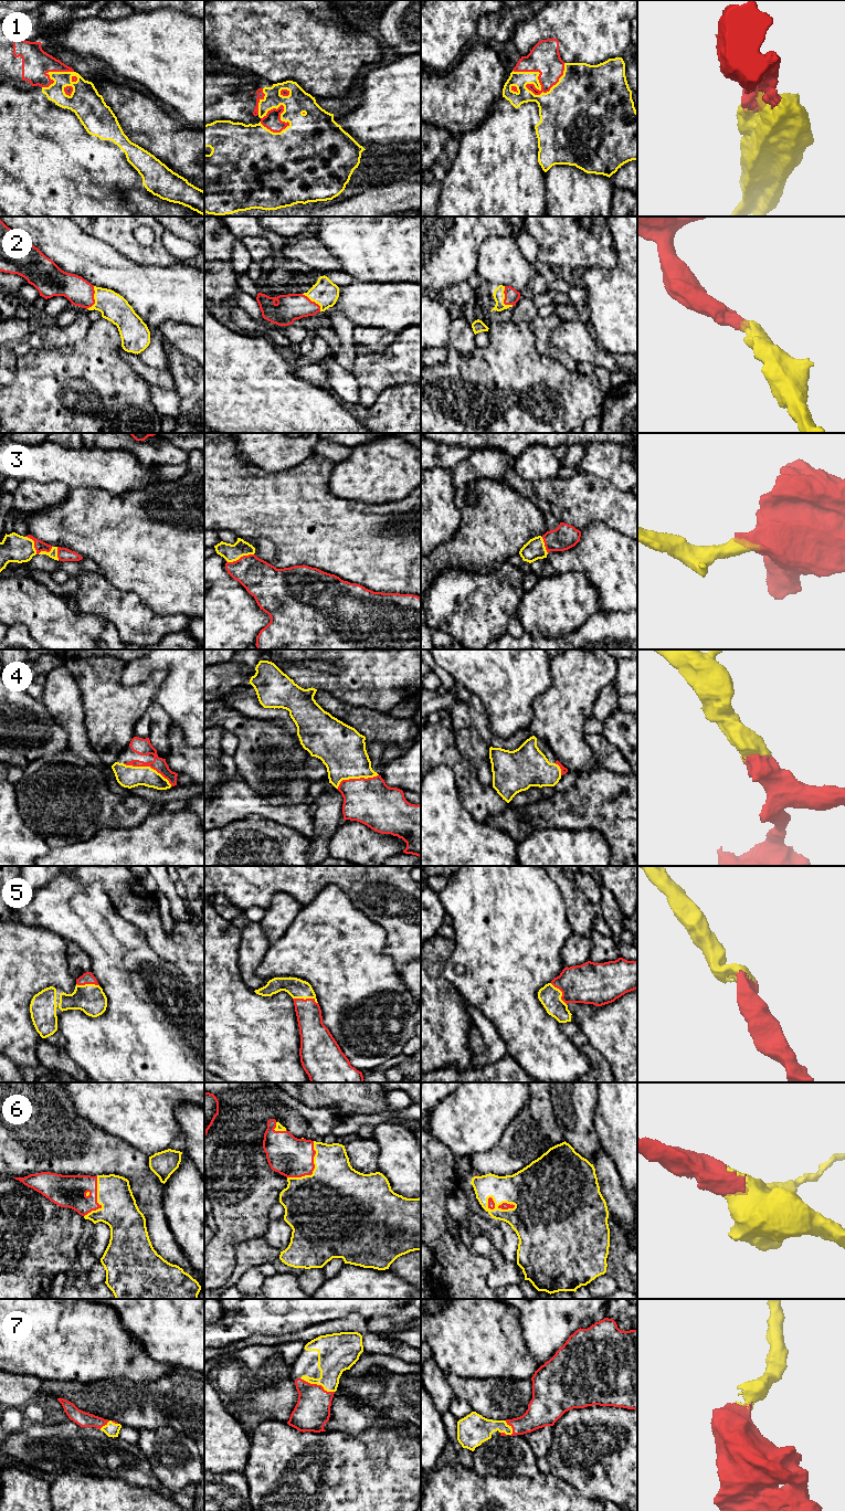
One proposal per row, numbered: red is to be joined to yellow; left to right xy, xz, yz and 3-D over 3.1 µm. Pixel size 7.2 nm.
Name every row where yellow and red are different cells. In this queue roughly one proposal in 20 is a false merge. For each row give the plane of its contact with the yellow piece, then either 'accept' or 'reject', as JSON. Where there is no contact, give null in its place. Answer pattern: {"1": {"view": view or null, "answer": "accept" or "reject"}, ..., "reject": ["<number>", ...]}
{"1": {"view": "yz", "answer": "accept"}, "2": {"view": "yz", "answer": "accept"}, "3": {"view": "xy", "answer": "accept"}, "4": {"view": "xy", "answer": "accept"}, "5": {"view": "xz", "answer": "accept"}, "6": {"view": "xz", "answer": "accept"}, "7": {"view": "xz", "answer": "accept"}, "reject": []}

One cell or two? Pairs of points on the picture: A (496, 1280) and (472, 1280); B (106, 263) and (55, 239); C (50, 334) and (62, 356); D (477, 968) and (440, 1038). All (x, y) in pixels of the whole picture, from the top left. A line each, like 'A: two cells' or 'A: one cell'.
A: two cells
B: one cell
C: two cells
D: two cells

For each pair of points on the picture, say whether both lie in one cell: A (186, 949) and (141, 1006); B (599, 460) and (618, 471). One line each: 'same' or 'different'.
A: different
B: same

